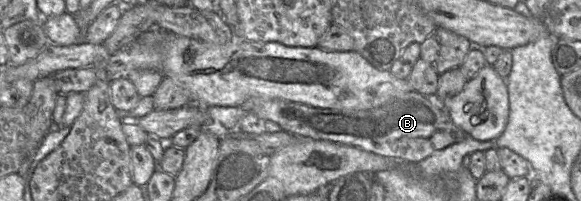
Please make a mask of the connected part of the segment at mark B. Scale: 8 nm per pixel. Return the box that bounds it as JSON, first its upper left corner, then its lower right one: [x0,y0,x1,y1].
[240,91,468,163]

